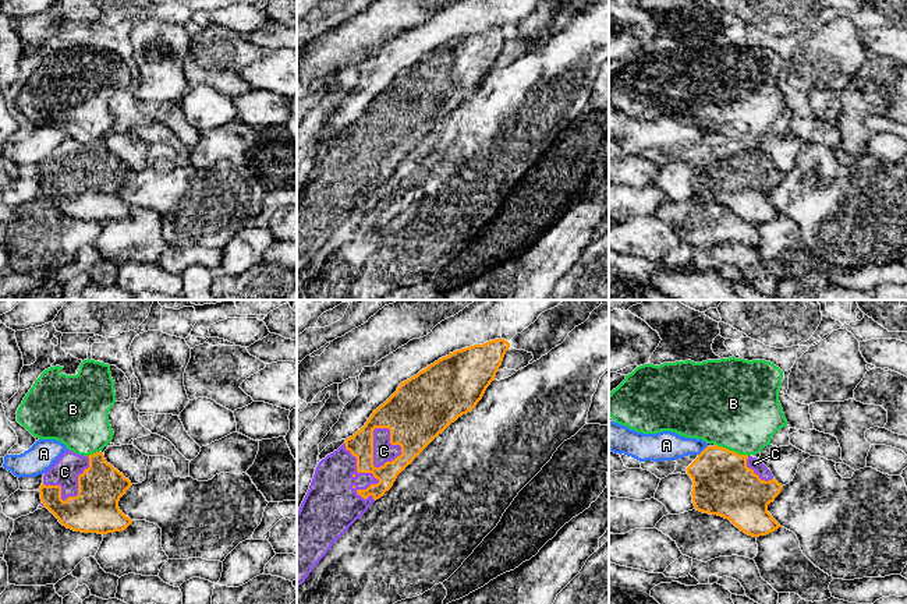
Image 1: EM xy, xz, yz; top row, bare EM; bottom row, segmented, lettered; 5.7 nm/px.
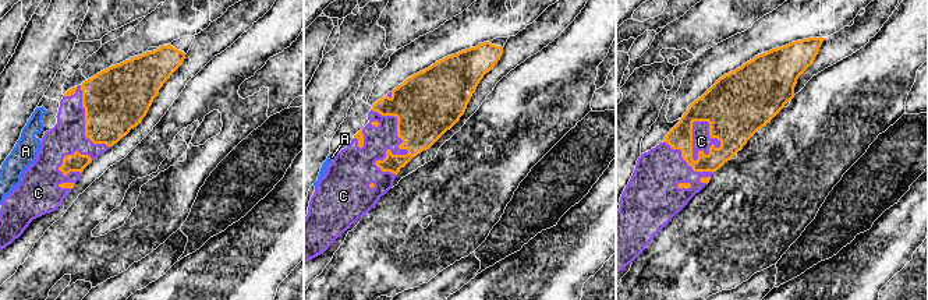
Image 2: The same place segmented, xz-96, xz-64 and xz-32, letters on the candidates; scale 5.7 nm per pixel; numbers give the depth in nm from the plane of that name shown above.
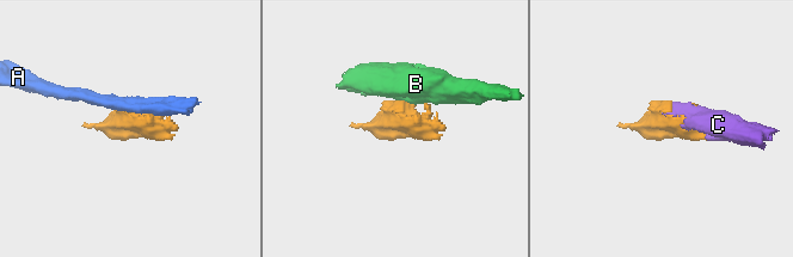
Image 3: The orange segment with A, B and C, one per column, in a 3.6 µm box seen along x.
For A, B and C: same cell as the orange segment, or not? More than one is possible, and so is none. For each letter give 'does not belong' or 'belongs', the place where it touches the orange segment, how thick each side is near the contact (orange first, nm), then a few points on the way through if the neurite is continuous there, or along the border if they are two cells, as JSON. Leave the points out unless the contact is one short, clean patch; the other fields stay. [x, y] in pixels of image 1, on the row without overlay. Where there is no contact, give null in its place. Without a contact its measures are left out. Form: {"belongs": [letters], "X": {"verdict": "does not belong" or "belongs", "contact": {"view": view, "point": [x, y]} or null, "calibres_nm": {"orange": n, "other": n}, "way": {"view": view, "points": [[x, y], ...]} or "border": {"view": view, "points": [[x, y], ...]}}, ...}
{"belongs": ["C"], "A": {"verdict": "does not belong", "contact": {"view": "yz", "point": [702, 138]}, "calibres_nm": {"orange": 340, "other": 170}, "border": {"view": "yz", "points": [[707, 133], [698, 142]]}}, "B": {"verdict": "does not belong", "contact": {"view": "yz", "point": [732, 138]}, "calibres_nm": {"orange": 340, "other": 480}, "border": {"view": "yz", "points": [[715, 131], [747, 144]]}}, "C": {"verdict": "belongs", "contact": {"view": "xz", "point": [372, 130]}, "calibres_nm": {"orange": 260, "other": 120}}}

